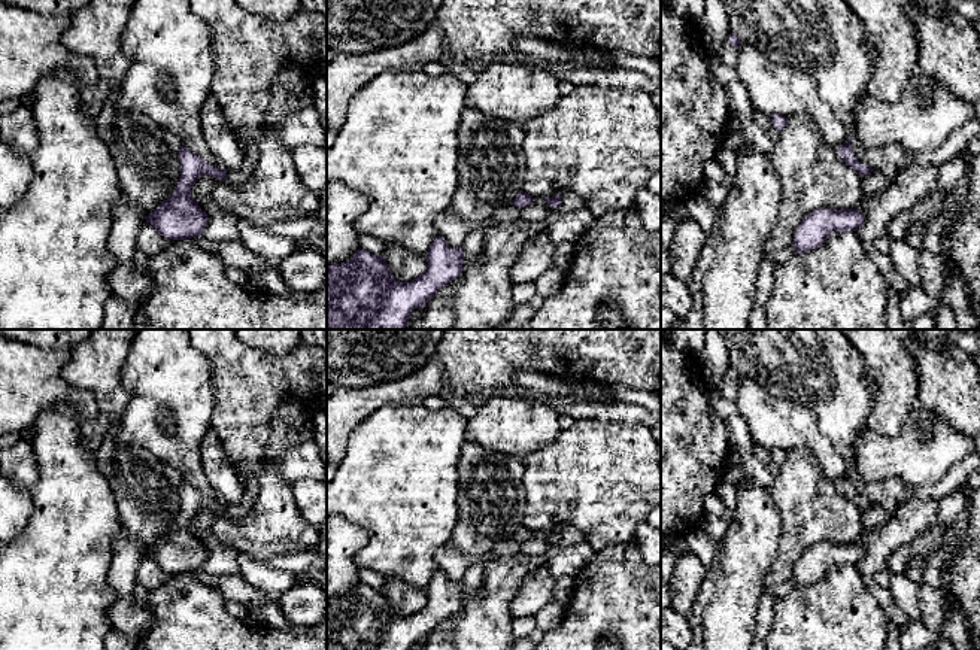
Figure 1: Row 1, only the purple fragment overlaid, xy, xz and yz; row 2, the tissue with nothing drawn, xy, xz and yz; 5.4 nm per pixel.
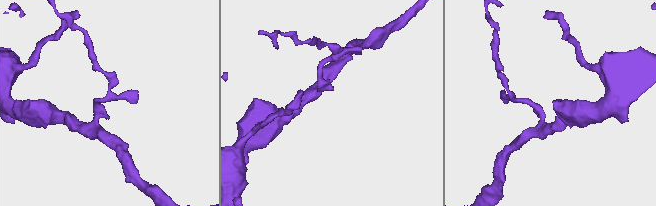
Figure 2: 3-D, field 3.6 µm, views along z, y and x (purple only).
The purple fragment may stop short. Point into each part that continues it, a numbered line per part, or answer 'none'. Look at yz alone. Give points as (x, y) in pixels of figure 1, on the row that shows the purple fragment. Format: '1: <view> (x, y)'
none

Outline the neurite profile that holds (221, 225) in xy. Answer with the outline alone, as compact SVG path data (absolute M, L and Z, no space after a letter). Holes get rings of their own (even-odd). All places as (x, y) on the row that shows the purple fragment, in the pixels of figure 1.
M209 198L198 200L198 206L207 213L207 224L201 239L215 243L240 240L237 230L239 219L236 215L224 207L216 206Z

